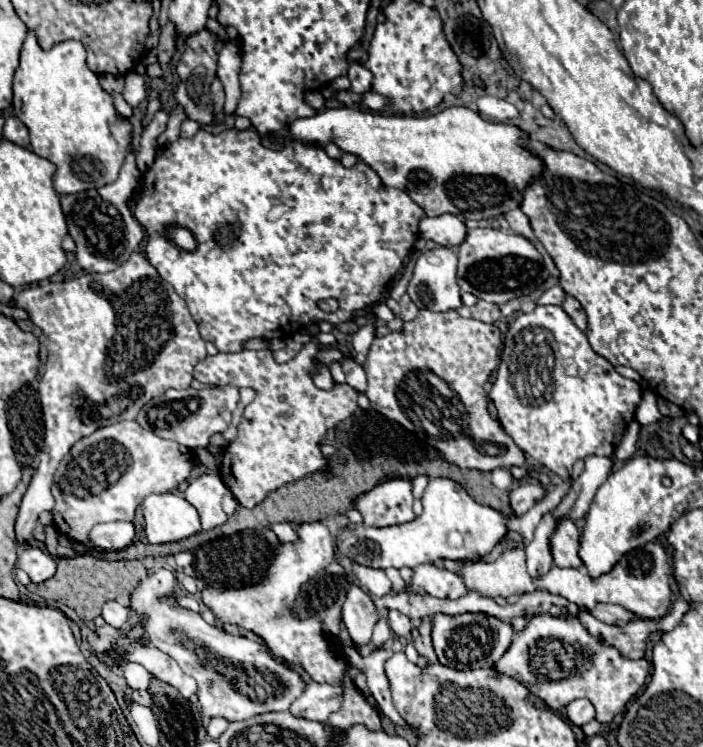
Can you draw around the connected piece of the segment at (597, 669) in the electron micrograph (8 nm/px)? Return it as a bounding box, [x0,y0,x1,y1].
[495,614,649,722]

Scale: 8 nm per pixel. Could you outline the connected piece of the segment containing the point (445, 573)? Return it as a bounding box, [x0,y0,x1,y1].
[409,564,469,600]

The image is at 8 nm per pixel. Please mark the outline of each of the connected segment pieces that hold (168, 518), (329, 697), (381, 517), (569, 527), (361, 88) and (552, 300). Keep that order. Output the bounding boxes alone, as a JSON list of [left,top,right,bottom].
[[141,494,201,544],[289,682,343,720],[355,480,415,526],[549,518,581,568],[347,64,373,94],[537,286,565,306]]

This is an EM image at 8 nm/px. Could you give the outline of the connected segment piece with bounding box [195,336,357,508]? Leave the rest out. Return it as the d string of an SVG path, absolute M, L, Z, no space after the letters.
M313 336L301 352L285 362L277 364L269 348L243 350L237 354L207 356L195 366L195 378L211 384L235 384L237 388L255 388L255 400L243 410L237 440L223 452L221 478L241 506L253 508L269 492L281 484L295 482L313 472L327 472L329 460L321 452L321 442L329 430L347 420L357 410L357 392L347 384L335 384L333 390L319 390L311 376L307 376L311 358L319 350L319 342Z

